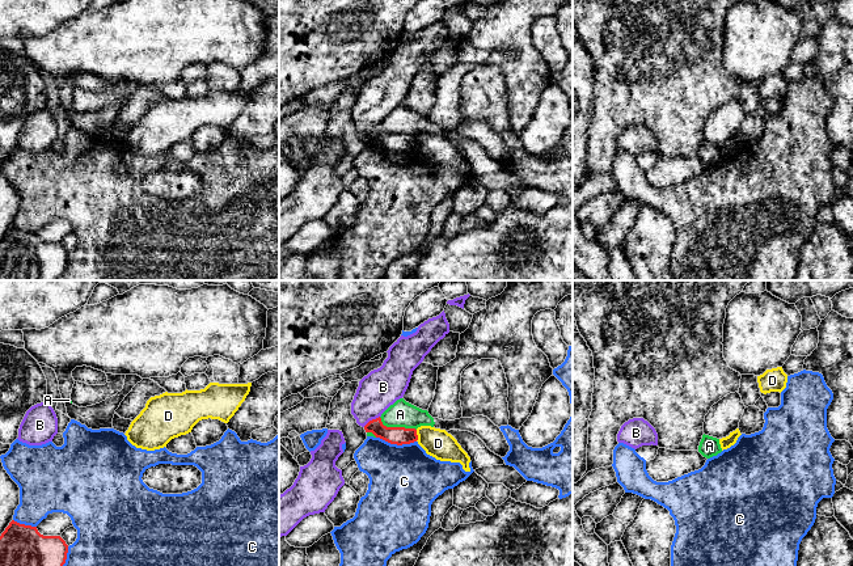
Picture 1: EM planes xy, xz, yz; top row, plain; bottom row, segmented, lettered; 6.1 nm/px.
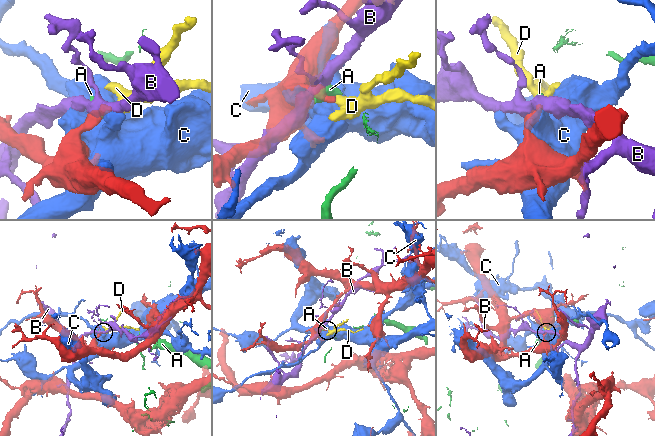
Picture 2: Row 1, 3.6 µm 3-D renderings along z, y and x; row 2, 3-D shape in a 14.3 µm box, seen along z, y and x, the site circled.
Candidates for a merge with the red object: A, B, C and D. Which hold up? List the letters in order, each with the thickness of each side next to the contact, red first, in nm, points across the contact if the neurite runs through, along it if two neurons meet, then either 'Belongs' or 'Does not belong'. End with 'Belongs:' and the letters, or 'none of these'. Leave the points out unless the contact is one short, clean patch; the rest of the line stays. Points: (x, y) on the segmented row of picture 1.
A: Thickness 110 nm (red) against 160 nm. Boundary: xz (379, 417), (387, 426), (404, 426), (416, 430). Does not belong
B: Thickness 110 nm (red) against 240 nm. Does not belong
C: Thickness 110 nm (red) against 440 nm. Does not belong
D: Thickness 110 nm (red) against 180 nm. Boundary: xz (416, 430), (417, 440). Does not belong
Belongs: none of these

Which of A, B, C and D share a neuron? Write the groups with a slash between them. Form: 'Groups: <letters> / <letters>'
Groups: A / B / C / D

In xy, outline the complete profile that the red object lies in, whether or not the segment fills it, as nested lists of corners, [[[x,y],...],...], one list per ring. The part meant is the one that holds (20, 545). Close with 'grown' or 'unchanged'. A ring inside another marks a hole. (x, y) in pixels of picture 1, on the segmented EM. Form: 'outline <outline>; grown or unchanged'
outline [[[14,520],[0,536],[0,566],[63,566],[67,553],[60,536],[43,536],[37,527]]]; unchanged

